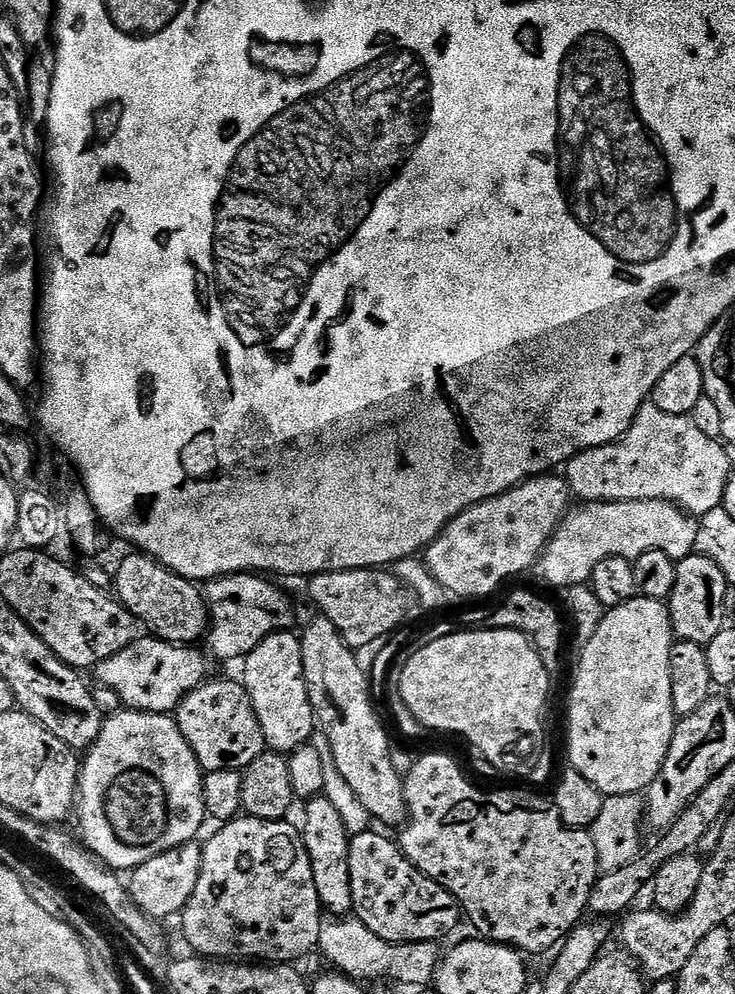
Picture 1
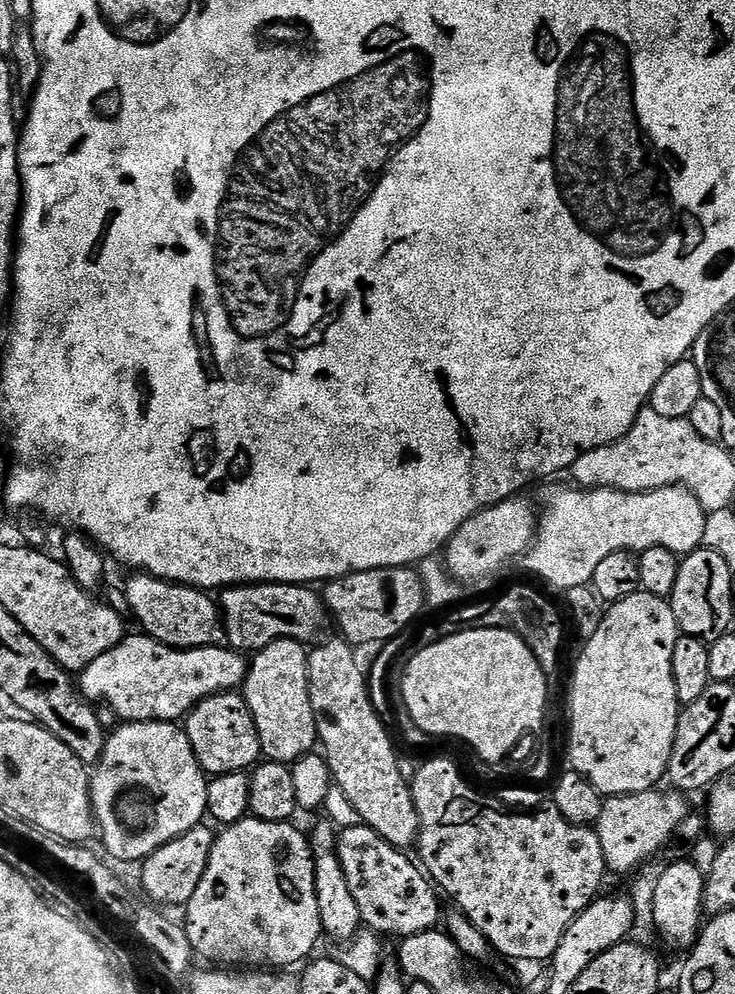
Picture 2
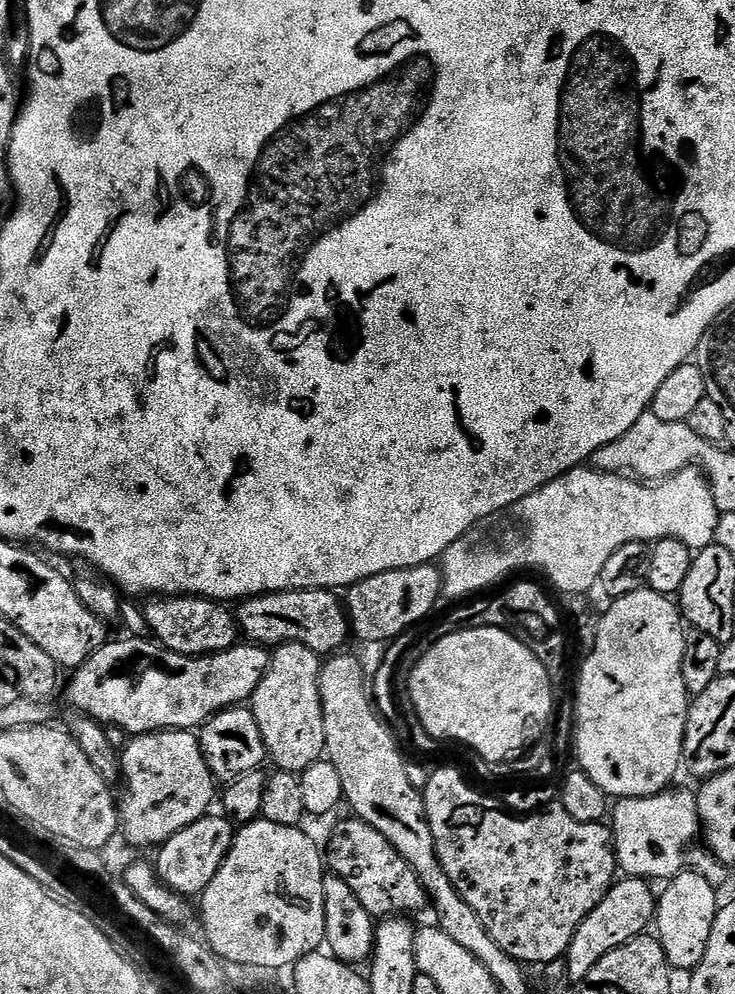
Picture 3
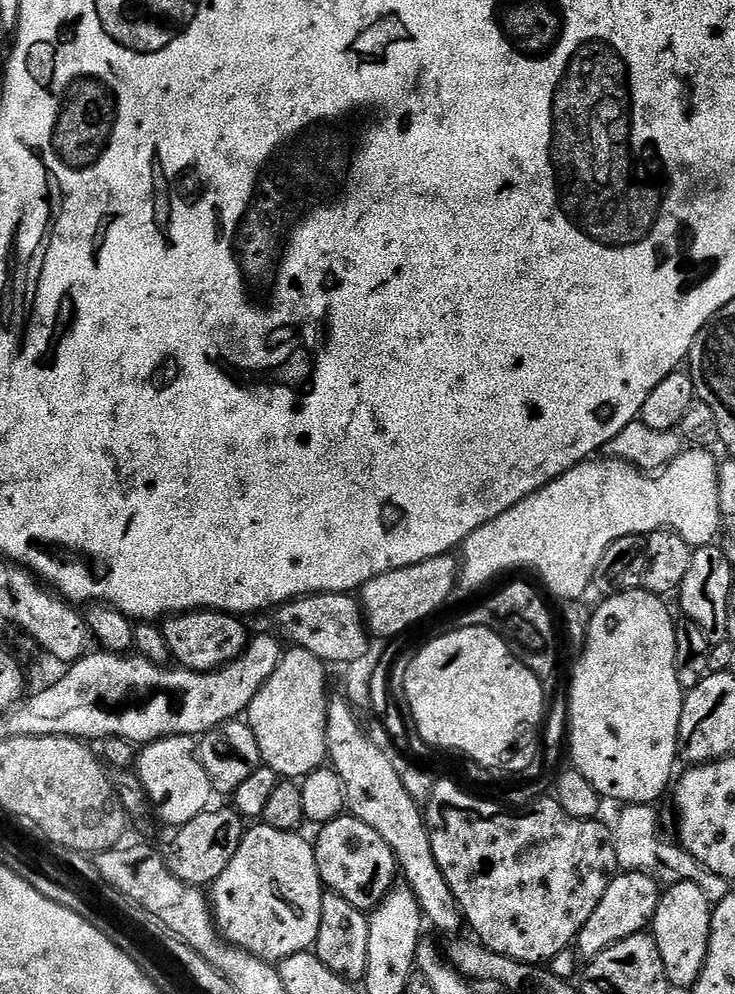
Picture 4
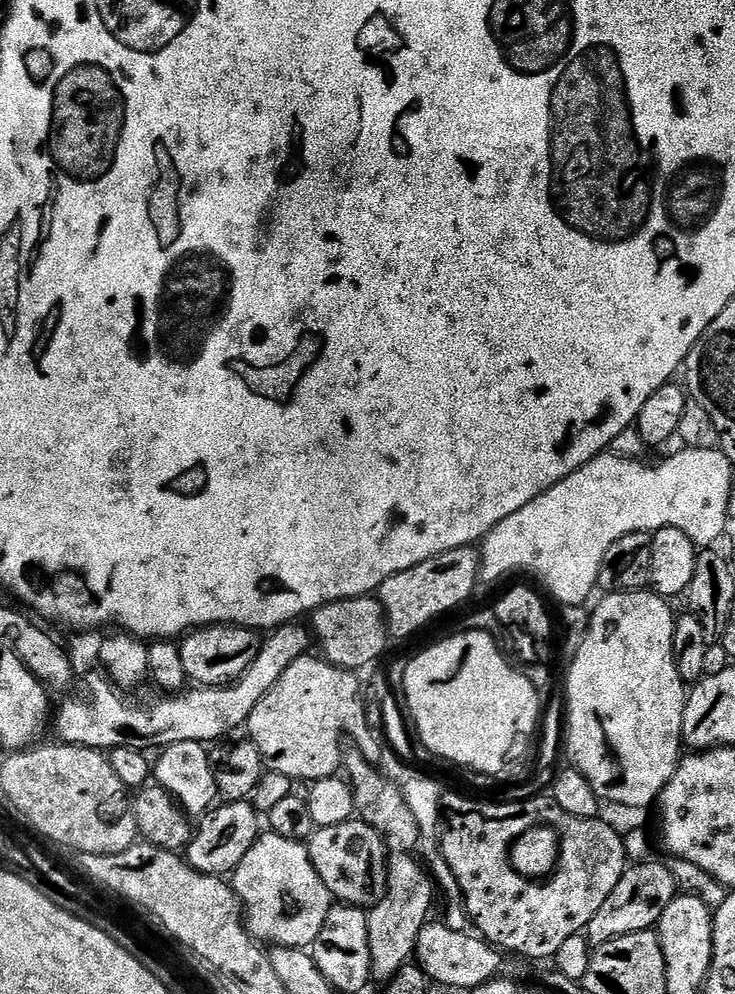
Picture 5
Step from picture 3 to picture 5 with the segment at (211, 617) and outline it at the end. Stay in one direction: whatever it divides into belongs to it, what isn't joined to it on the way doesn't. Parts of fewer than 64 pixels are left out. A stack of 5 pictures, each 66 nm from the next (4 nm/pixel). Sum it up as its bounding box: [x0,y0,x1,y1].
[179,624,262,688]

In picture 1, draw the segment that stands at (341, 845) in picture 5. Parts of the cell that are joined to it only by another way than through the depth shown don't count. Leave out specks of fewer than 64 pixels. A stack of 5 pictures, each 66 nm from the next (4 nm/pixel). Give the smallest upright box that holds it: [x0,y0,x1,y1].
[349,830,462,944]

